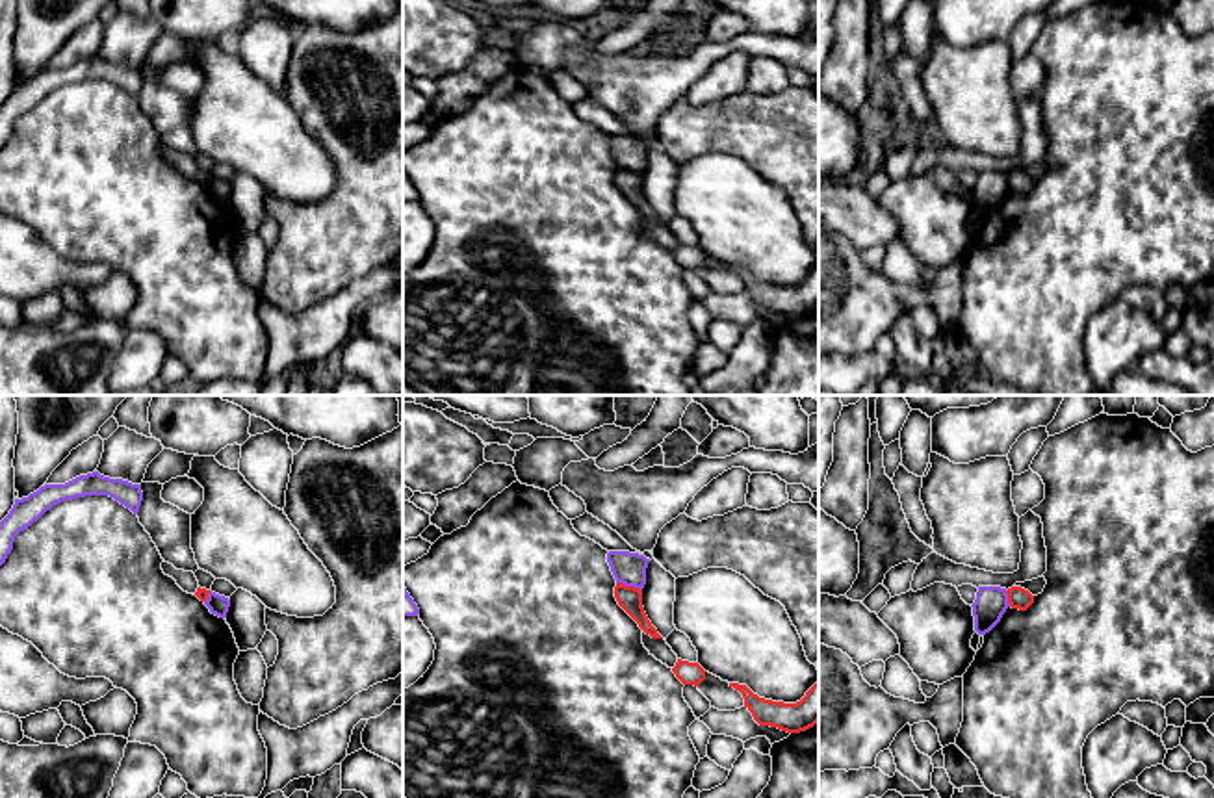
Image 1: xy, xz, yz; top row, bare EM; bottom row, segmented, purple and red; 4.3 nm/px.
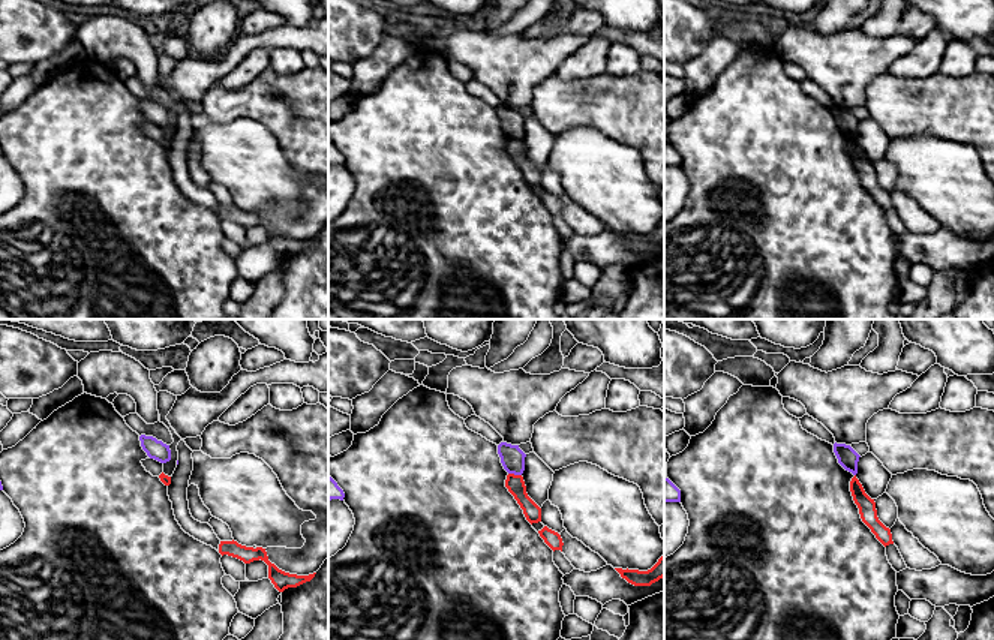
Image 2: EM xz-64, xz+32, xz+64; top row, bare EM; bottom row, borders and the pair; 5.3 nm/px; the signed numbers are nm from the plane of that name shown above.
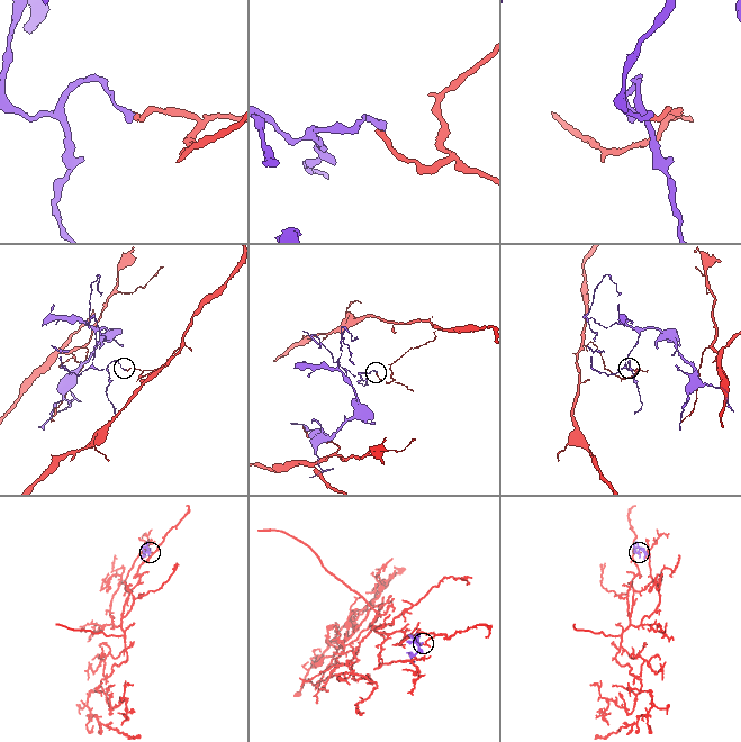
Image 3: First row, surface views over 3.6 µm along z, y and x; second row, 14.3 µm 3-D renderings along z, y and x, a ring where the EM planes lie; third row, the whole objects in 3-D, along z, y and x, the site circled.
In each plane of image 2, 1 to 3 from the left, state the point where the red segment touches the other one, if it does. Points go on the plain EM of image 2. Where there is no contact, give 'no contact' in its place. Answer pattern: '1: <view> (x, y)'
1: no contact
2: xz+32 (514, 138)
3: no contact

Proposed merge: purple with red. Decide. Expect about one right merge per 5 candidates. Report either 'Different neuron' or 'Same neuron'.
Different neuron

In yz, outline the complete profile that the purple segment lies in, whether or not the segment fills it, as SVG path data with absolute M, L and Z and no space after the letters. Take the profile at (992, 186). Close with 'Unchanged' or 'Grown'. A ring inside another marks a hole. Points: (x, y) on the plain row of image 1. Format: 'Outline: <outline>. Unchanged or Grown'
Outline: M978 171L976 184L971 191L975 200L975 215L978 219L989 217L1010 191L1006 173Z. Unchanged

